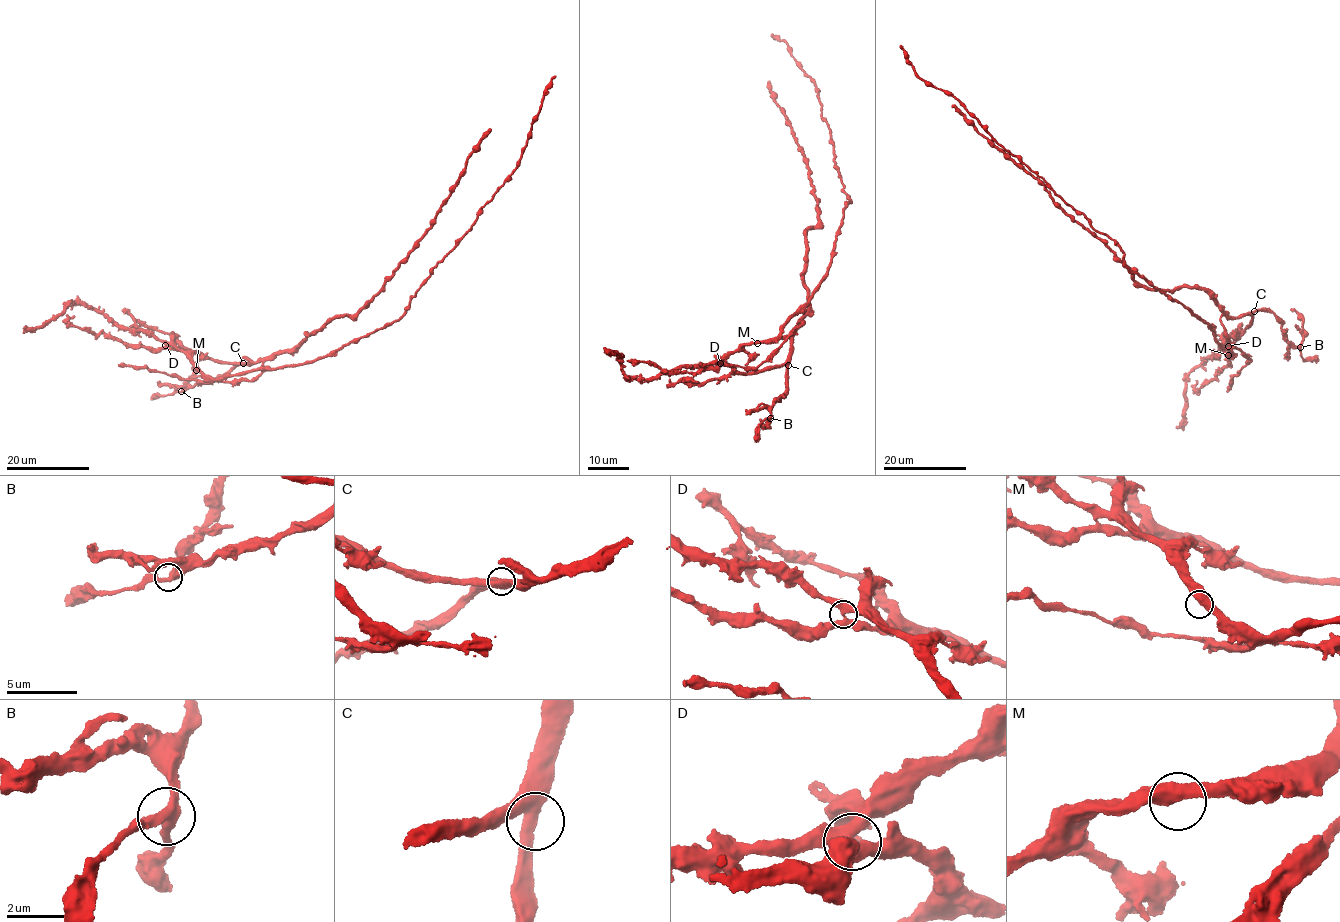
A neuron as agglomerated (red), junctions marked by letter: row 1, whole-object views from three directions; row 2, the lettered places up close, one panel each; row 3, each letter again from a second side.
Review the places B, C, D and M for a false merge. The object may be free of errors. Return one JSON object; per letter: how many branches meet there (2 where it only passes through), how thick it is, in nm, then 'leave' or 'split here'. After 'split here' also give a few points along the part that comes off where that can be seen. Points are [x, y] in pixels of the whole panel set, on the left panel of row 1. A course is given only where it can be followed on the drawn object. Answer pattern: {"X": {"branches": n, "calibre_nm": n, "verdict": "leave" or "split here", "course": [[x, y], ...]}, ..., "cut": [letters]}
{"B": {"branches": 3, "calibre_nm": 340, "verdict": "leave"}, "C": {"branches": 2, "calibre_nm": 420, "verdict": "leave"}, "D": {"branches": 4, "calibre_nm": 440, "verdict": "split here", "course": [[165, 345], [186, 354], [214, 379], [313, 360], [389, 325], [400, 317], [436, 264], [518, 166], [555, 76]]}, "M": {"branches": 2, "calibre_nm": 500, "verdict": "leave"}, "cut": ["D"]}

